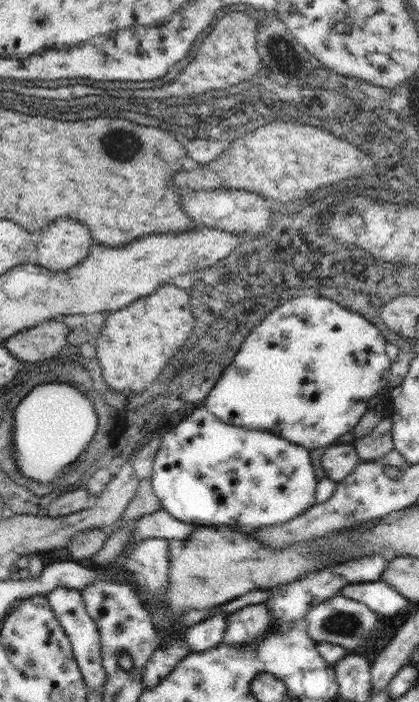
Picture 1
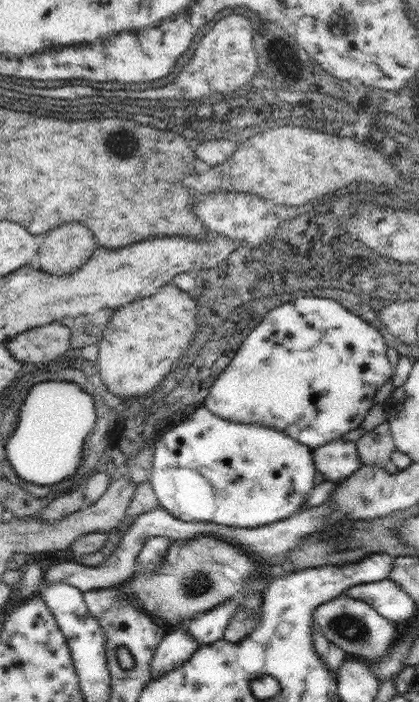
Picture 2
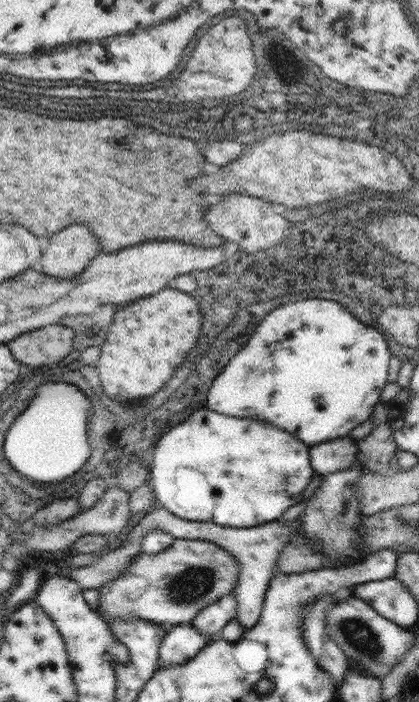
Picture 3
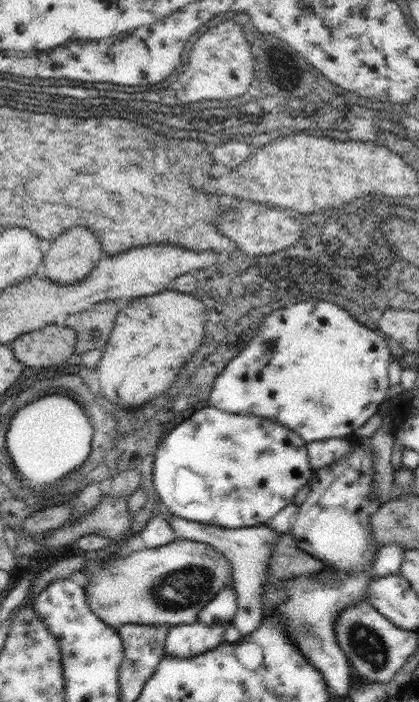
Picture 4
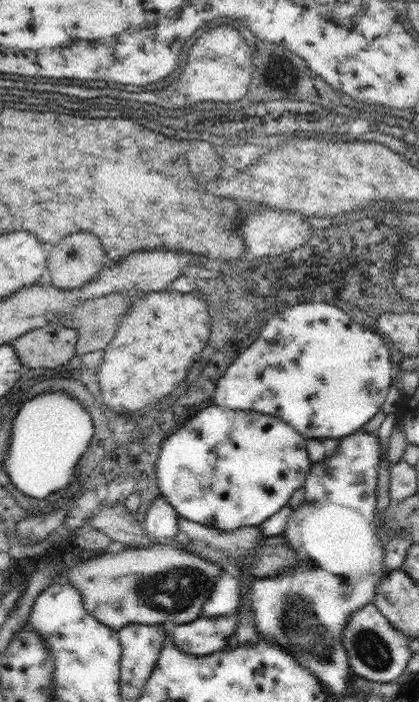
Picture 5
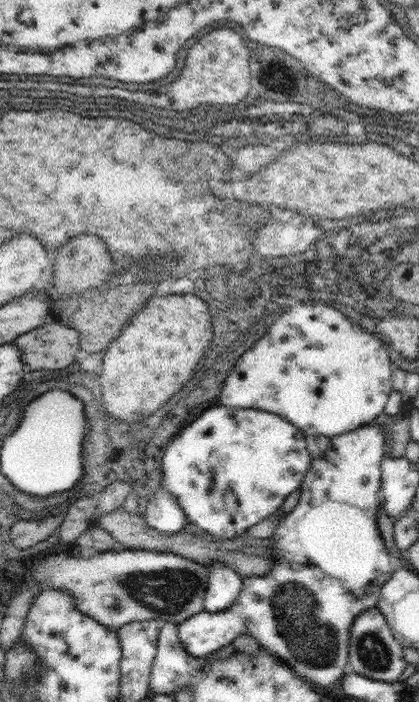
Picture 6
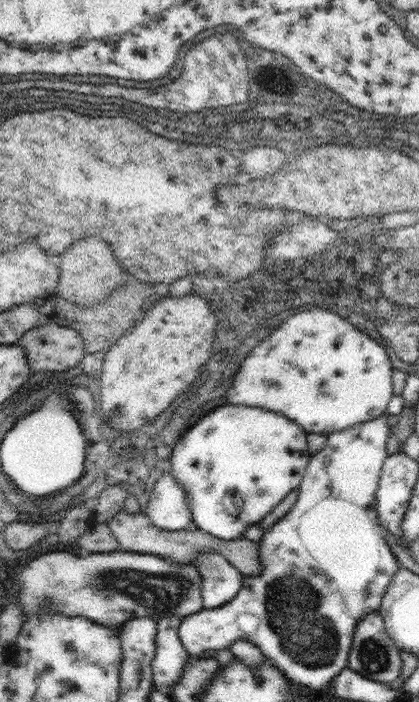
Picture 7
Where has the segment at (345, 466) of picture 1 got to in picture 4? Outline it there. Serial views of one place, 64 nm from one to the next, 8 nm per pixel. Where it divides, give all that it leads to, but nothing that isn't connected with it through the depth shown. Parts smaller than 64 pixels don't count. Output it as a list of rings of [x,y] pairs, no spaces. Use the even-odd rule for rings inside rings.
[[[335,438],[335,440],[317,440],[307,444],[309,454],[309,466],[315,468],[327,468],[335,464],[337,460],[343,460],[351,454],[351,442],[349,438]]]

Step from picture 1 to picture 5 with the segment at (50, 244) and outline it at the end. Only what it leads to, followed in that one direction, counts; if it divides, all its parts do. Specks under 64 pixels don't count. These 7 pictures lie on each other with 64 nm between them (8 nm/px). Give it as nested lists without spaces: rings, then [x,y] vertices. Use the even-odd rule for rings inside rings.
[[[73,232],[65,238],[61,238],[49,252],[47,258],[47,272],[51,276],[51,284],[59,290],[79,290],[87,284],[93,284],[97,274],[109,264],[109,258],[105,258],[105,252],[99,244],[99,240],[89,232]]]

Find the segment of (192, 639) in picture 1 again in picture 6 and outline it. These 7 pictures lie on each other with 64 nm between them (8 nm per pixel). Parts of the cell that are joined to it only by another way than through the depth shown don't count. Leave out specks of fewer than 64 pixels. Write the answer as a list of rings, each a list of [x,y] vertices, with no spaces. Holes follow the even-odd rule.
[[[213,562],[213,564],[203,564],[209,568],[209,582],[207,582],[207,592],[203,596],[203,610],[205,612],[221,612],[233,606],[237,596],[241,594],[243,588],[243,578],[235,574],[229,566],[223,562]]]

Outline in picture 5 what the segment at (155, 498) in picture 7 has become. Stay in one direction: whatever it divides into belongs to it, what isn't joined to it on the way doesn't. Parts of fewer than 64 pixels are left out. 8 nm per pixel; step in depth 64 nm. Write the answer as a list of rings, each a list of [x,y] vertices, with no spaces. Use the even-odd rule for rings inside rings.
[[[159,494],[157,500],[147,510],[147,516],[145,516],[145,522],[143,522],[143,530],[145,530],[145,534],[151,540],[155,540],[159,544],[171,542],[179,534],[177,518],[179,518],[179,514]]]

